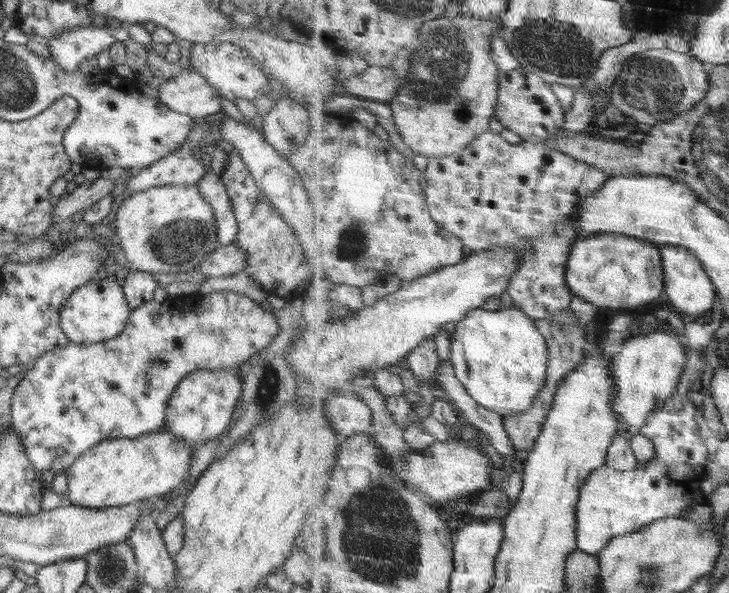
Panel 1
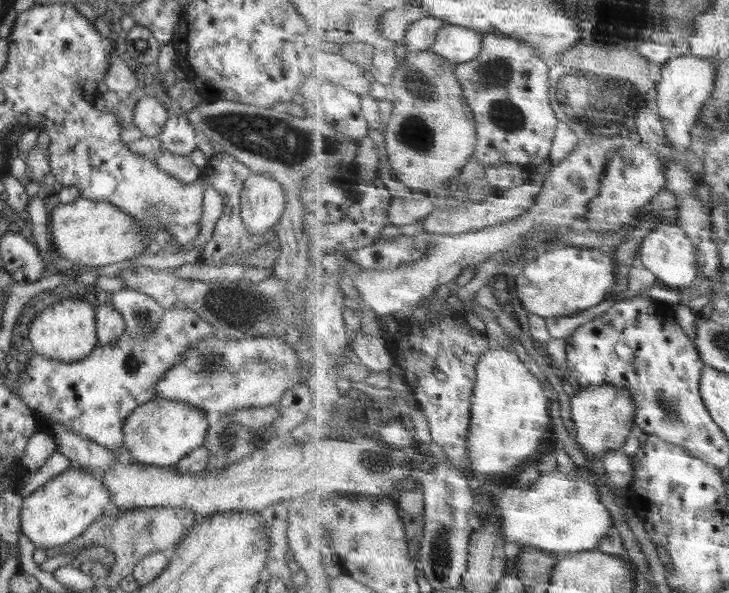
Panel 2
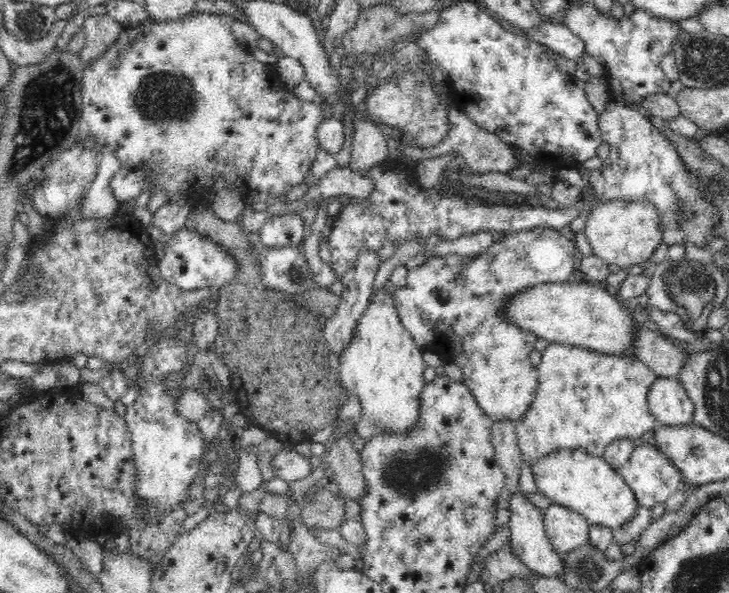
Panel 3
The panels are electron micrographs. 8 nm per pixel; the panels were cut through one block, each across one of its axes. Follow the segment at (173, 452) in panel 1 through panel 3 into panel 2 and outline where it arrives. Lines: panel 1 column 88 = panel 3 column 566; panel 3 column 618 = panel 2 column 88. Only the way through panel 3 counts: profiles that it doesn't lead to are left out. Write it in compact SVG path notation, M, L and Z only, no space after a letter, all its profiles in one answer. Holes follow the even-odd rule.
M68 468L32 494L23 497L20 513L21 532L38 548L63 547L82 534L109 506L110 493L100 477L92 476L81 468Z

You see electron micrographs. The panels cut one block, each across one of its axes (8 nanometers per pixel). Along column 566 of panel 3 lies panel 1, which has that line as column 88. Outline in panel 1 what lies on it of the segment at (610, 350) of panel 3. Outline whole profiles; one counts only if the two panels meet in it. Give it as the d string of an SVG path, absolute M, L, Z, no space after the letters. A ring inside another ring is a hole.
M100 277L88 281L70 294L60 311L60 326L70 343L86 345L102 342L117 337L124 330L130 311L123 287Z

